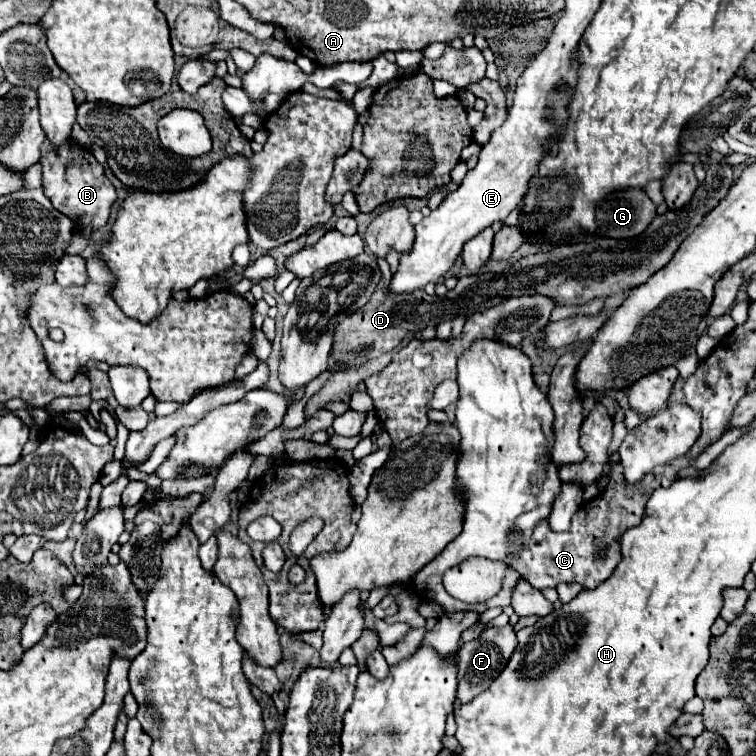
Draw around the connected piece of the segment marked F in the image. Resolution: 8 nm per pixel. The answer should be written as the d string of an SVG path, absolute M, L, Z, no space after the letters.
M510 623L506 627L488 627L480 633L478 639L464 643L458 651L458 703L468 703L478 693L486 691L490 683L506 669L506 661L510 661L516 645L518 639Z

